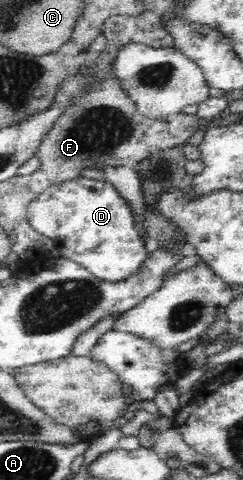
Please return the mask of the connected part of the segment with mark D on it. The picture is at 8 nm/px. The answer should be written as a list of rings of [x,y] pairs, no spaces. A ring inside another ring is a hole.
[[[80,174],[70,180],[53,184],[30,201],[25,215],[28,226],[44,235],[47,240],[54,241],[55,248],[60,253],[59,259],[72,260],[98,278],[108,281],[126,280],[126,277],[132,276],[147,260],[147,235],[142,235],[142,231],[136,227],[136,215],[128,199],[122,197],[122,193],[118,193],[118,189],[108,179],[92,180]]]

